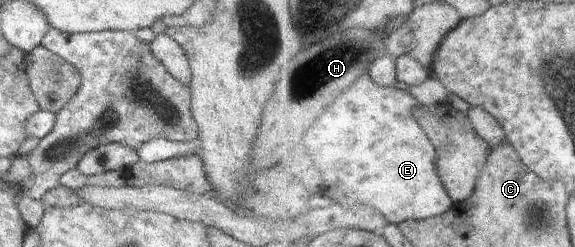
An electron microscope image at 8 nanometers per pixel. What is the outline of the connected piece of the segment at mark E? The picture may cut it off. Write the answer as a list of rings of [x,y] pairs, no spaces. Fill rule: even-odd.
[[[367,71],[357,80],[357,84],[355,84],[351,90],[345,92],[345,96],[341,96],[341,100],[337,100],[337,102],[325,112],[325,116],[323,116],[321,120],[315,122],[315,128],[311,128],[311,132],[307,134],[307,144],[309,144],[309,148],[313,150],[319,168],[327,174],[327,186],[329,186],[329,192],[327,192],[327,194],[329,194],[331,198],[335,198],[335,202],[343,202],[343,204],[349,204],[349,206],[351,206],[351,204],[371,204],[371,206],[379,208],[379,210],[387,216],[386,219],[389,220],[389,222],[399,222],[399,224],[402,223],[403,220],[414,221],[421,218],[429,219],[453,211],[451,208],[457,204],[453,204],[452,196],[438,173],[438,156],[437,150],[435,150],[435,144],[431,142],[431,137],[428,132],[421,127],[421,124],[415,119],[415,114],[413,114],[415,106],[419,105],[421,105],[420,100],[416,100],[413,93],[409,92],[405,87],[389,88],[381,86],[373,80],[370,71]]]

